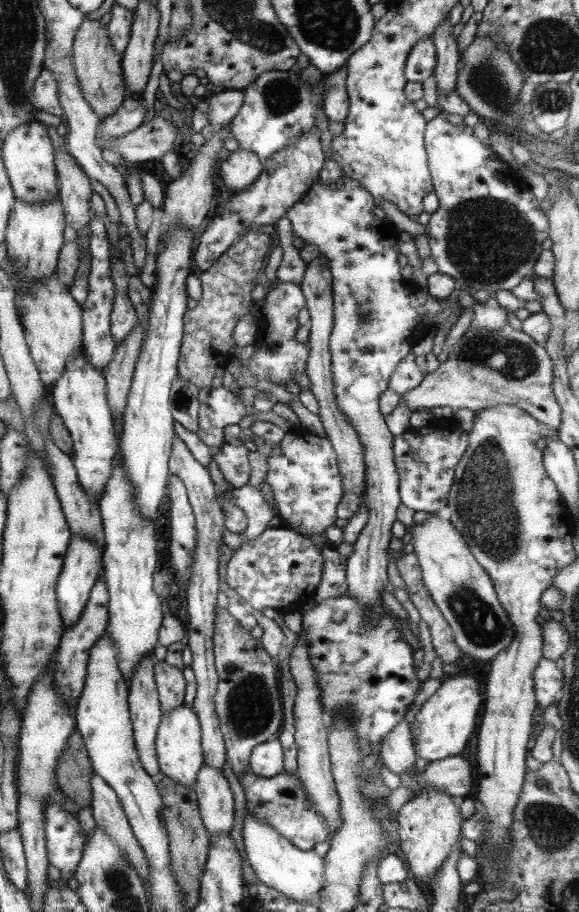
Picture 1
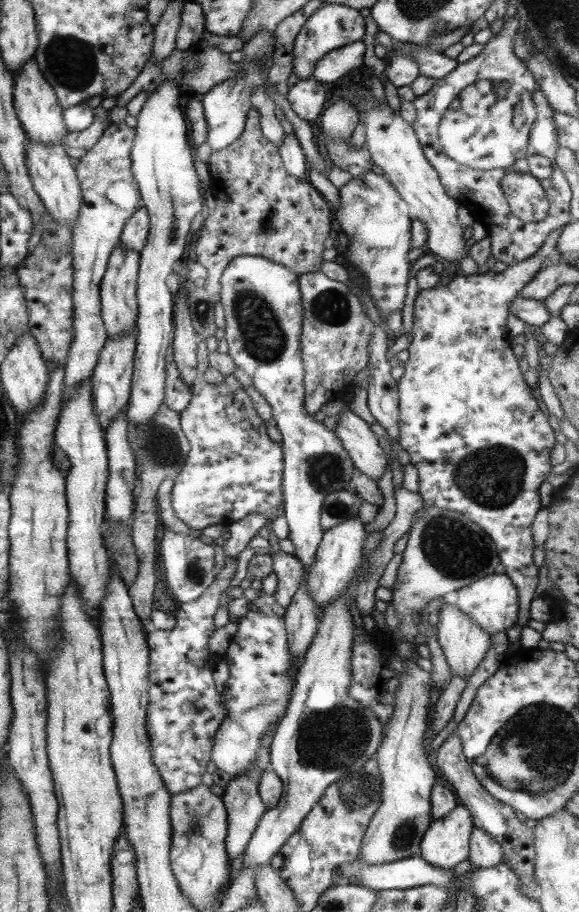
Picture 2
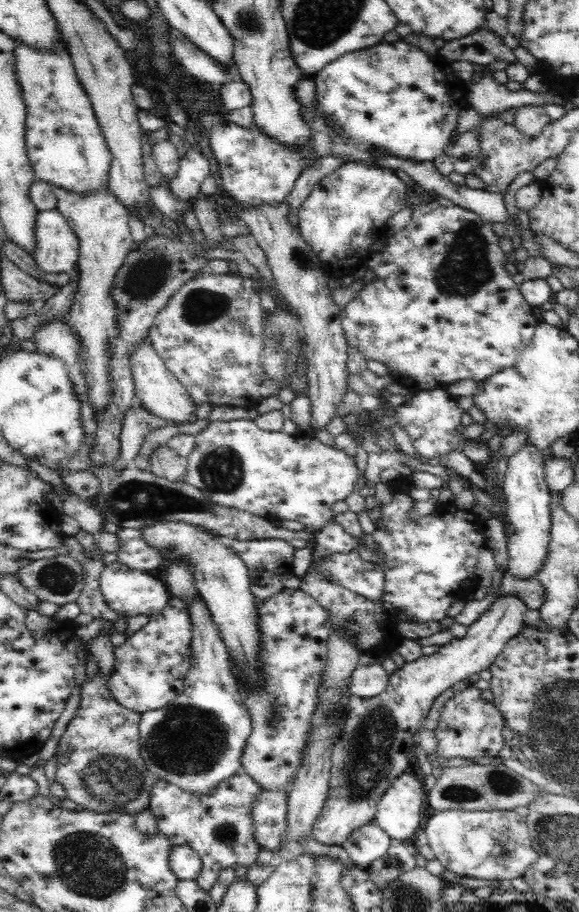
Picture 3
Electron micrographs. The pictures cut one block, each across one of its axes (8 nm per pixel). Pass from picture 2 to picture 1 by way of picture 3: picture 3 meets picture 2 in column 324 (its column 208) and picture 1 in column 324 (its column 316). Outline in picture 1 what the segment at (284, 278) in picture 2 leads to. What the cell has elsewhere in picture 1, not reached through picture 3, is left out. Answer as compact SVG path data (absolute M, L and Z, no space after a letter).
M303 429L285 434L279 445L279 455L267 459L268 471L264 480L271 488L272 499L277 502L274 512L279 520L285 522L291 530L303 534L311 540L317 550L321 550L318 534L323 533L327 526L335 522L336 506L342 495L342 478L338 471L334 450L326 438L319 438Z

